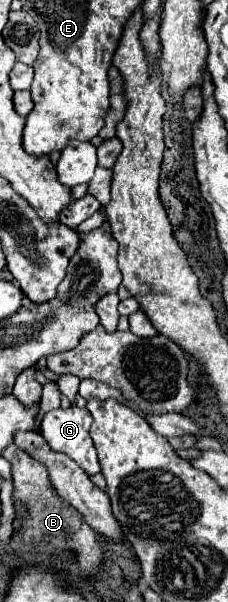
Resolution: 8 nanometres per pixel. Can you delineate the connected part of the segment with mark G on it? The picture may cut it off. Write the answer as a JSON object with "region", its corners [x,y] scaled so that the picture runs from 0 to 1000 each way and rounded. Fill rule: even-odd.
{"region":[[[254,676],[184,693],[175,723],[237,749],[325,762],[377,789],[421,789],[439,786],[439,769],[395,726],[395,706],[404,689],[377,683],[377,676]]]}

